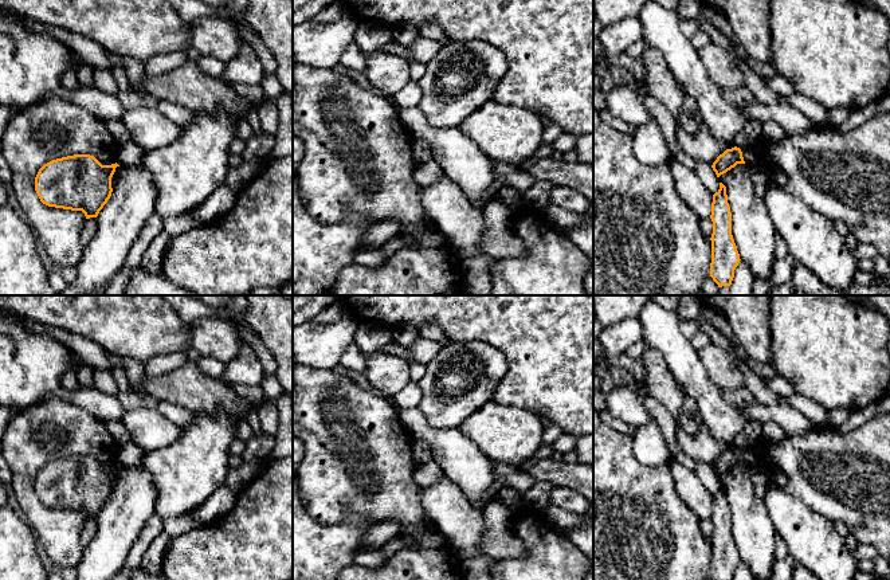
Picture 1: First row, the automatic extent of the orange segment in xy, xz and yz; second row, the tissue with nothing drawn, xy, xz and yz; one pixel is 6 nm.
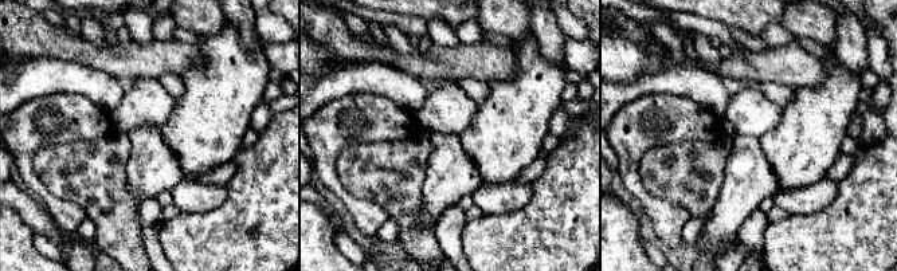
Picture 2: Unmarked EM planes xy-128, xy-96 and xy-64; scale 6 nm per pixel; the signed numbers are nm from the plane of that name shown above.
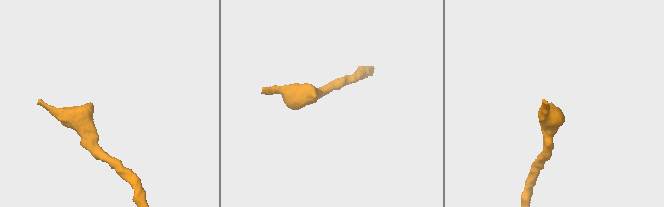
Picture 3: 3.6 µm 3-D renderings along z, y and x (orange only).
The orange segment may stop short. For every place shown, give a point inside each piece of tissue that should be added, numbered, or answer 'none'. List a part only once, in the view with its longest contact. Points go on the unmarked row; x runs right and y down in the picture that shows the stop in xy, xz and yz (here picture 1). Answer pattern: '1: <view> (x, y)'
none

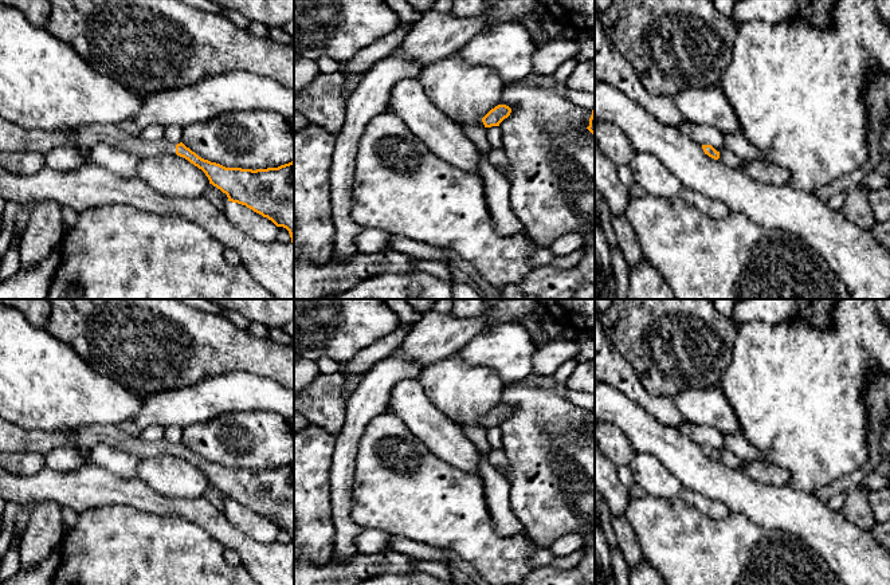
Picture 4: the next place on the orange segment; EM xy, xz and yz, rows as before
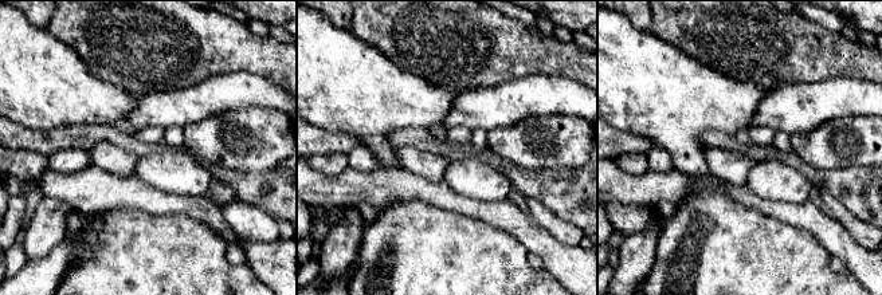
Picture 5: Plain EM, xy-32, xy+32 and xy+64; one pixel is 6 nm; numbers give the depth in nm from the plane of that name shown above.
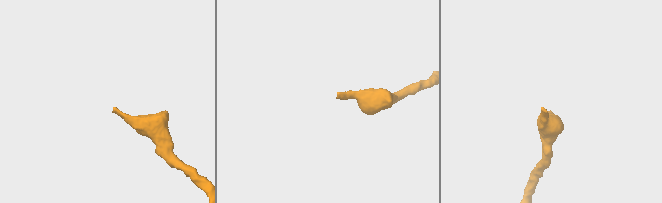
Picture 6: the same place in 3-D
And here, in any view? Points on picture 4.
1: xy (12, 438)

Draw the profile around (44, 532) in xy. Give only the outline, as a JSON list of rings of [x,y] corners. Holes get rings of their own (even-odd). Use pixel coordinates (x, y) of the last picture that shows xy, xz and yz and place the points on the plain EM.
[[[39,502],[30,514],[27,529],[17,545],[20,569],[38,566],[63,539],[63,506]]]

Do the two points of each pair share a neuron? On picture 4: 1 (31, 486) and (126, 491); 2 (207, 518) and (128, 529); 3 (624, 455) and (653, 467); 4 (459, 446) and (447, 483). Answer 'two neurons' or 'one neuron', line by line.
1: one neuron
2: two neurons
3: two neurons
4: two neurons

